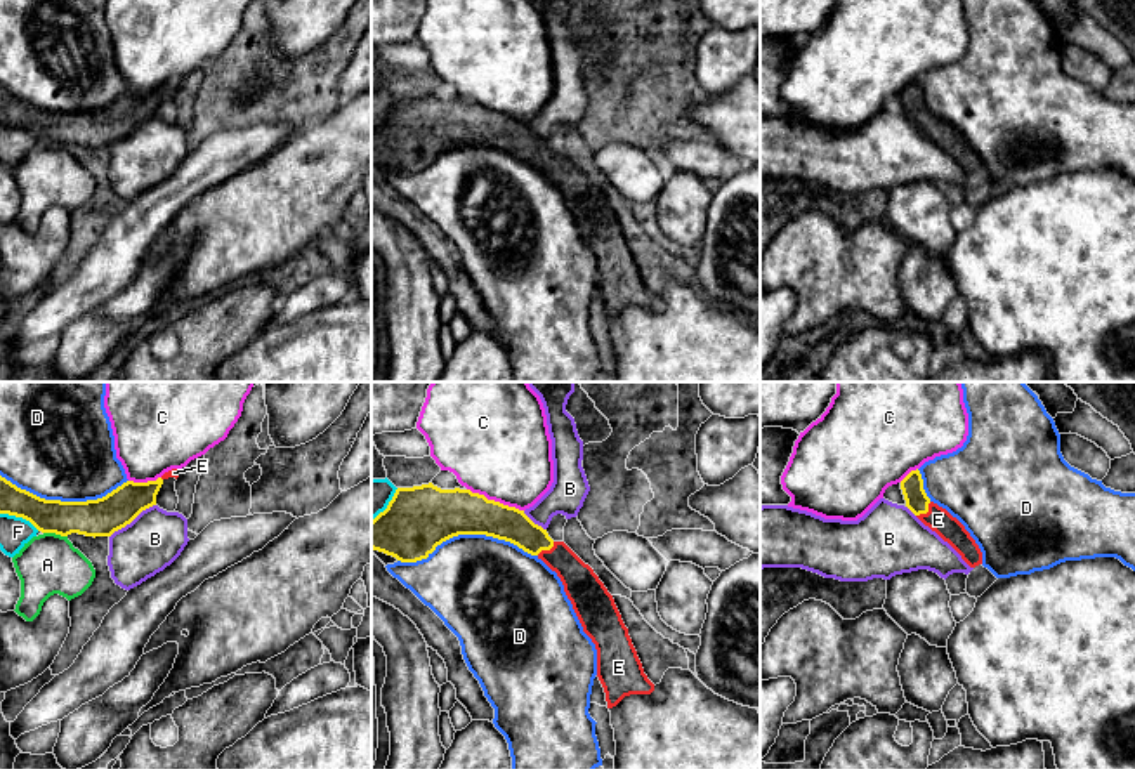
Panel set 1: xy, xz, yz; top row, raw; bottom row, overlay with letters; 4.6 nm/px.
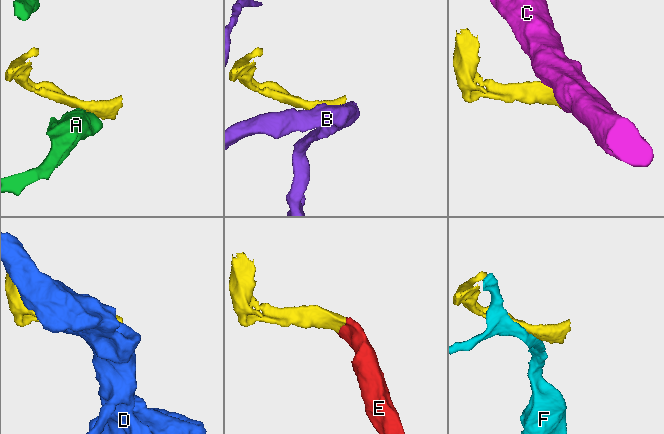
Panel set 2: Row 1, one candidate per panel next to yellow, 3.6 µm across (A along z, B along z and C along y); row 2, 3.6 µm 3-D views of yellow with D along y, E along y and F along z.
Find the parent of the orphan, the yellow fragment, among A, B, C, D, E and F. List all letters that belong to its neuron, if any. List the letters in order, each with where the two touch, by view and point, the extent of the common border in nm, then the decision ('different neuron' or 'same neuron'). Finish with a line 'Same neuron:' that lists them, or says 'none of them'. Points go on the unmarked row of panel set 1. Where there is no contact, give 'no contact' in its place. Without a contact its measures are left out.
A: xy (56, 144) | 110 nm | different neuron
B: xy (132, 131) | 260 nm | different neuron
C: xz (493, 111) | 280 nm | different neuron
D: xz (467, 144) | 650 nm | different neuron
E: yz (925, 124) | 100 nm | same neuron
F: xy (19, 127) | 200 nm | different neuron
Same neuron: E

